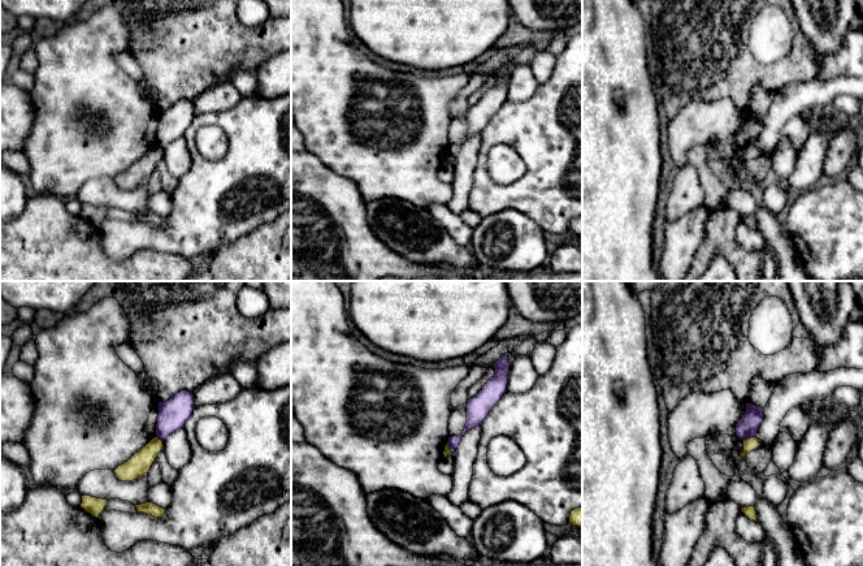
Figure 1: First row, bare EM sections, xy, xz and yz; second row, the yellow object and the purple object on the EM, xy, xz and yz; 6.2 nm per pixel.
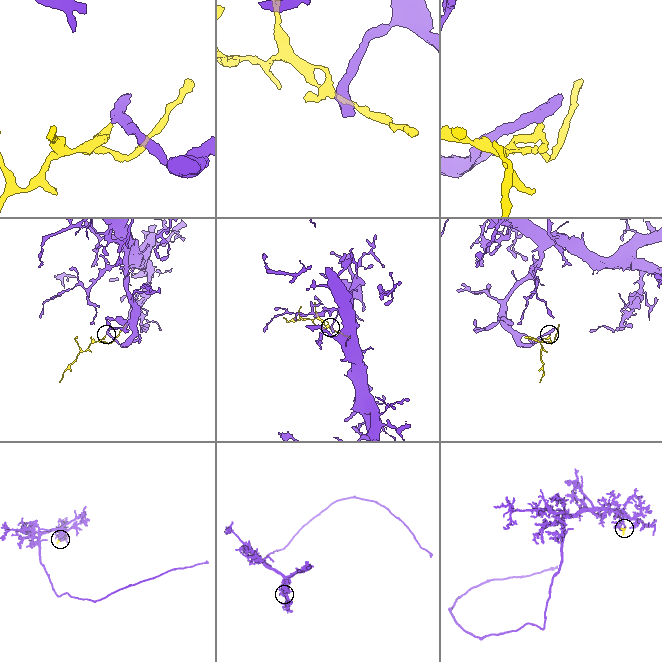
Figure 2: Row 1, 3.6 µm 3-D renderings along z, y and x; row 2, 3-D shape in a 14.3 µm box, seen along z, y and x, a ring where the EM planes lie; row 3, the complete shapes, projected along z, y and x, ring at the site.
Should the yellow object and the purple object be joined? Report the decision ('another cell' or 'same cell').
another cell

